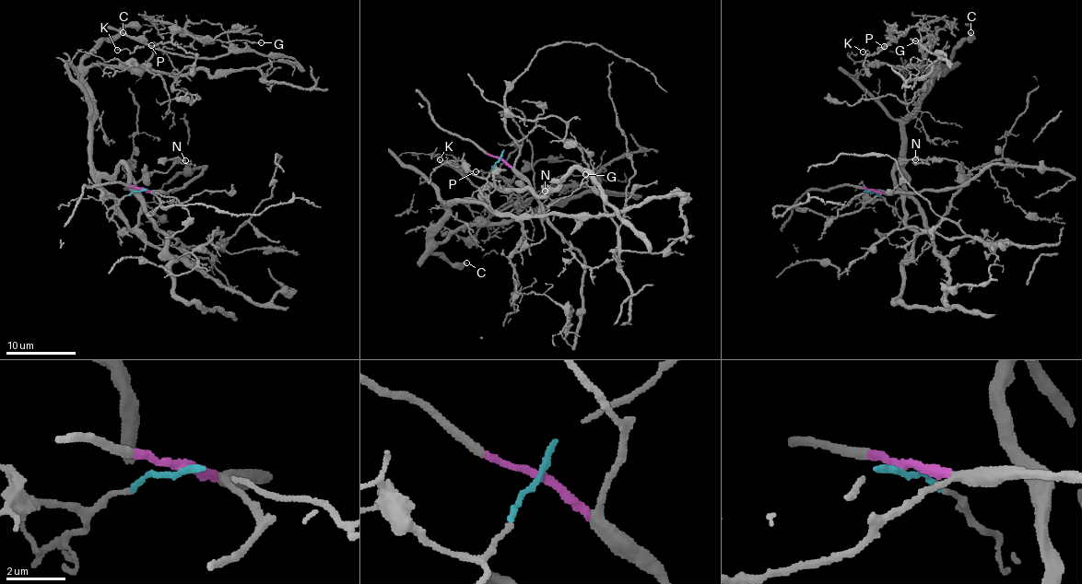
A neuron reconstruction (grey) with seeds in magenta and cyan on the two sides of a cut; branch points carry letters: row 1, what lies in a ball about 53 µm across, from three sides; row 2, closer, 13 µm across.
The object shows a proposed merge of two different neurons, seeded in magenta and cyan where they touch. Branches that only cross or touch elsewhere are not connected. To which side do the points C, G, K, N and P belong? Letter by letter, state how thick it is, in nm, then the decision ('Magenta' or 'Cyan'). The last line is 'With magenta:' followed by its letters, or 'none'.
C: Thickness 360 nm. Cyan
G: Thickness 120 nm. Cyan
K: Thickness 110 nm. Cyan
N: Thickness 150 nm. Cyan
P: Thickness 120 nm. Cyan
With magenta: none

